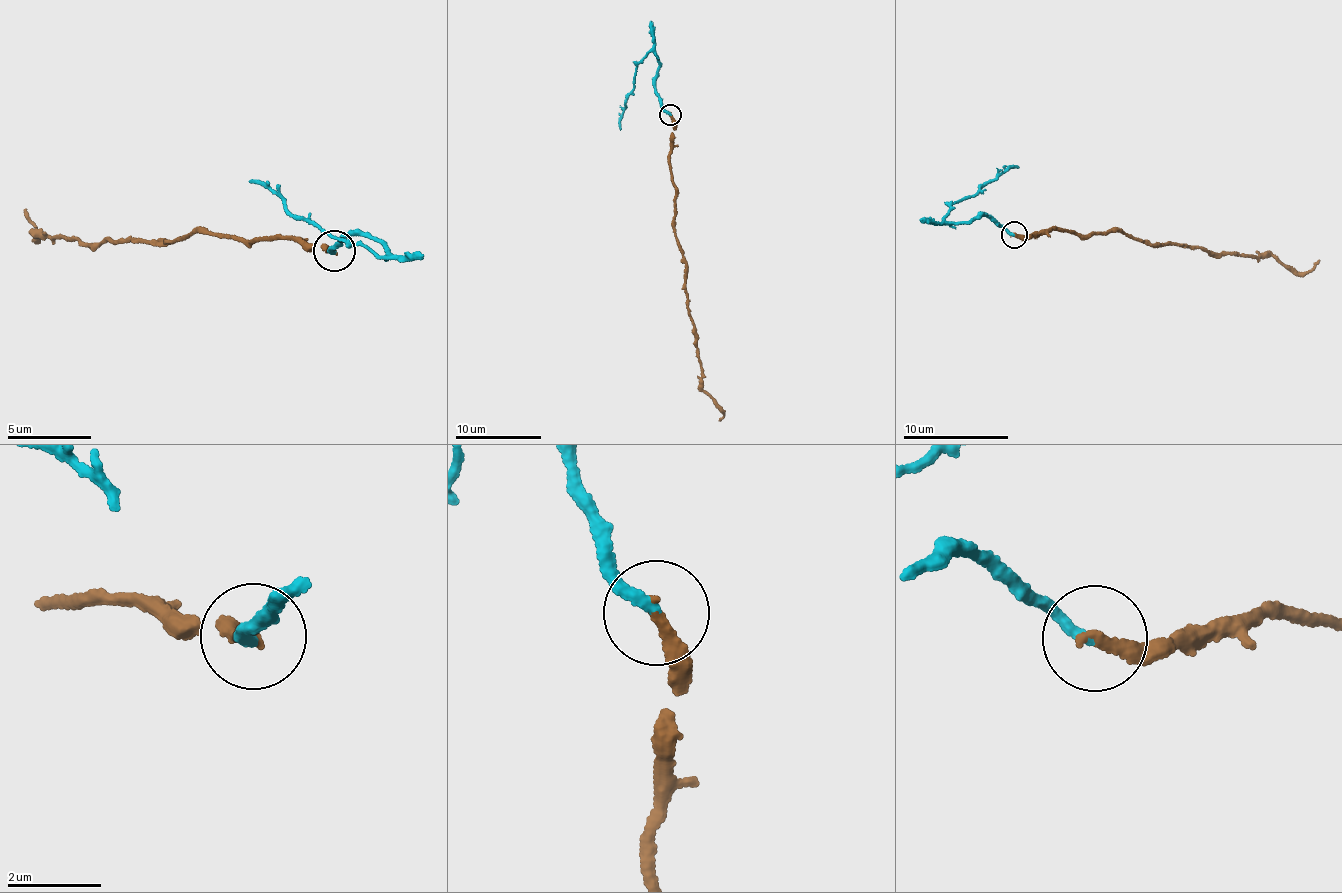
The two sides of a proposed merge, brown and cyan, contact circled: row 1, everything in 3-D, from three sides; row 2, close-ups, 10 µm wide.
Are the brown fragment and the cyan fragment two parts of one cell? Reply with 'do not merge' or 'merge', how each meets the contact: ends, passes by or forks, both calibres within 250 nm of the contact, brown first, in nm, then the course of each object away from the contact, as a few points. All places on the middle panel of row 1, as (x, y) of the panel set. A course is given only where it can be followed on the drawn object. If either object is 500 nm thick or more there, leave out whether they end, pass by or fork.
merge; brown ends there; cyan ends there; 260 nm thick on the brown side, 240 nm on the other; brown runs (670, 115), (674, 226), (683, 260), (688, 313), (703, 389), (723, 410), (724, 418), (719, 421); cyan runs (670, 115), (656, 90), (658, 56), (650, 52), (634, 75), (634, 90), (625, 101), (619, 130)

